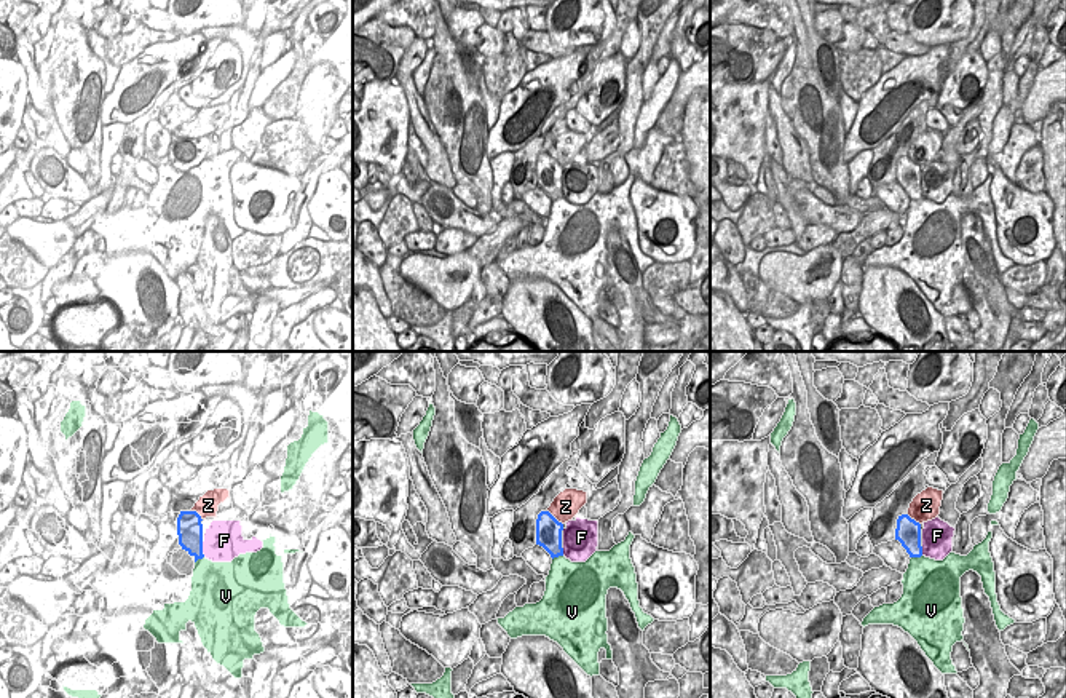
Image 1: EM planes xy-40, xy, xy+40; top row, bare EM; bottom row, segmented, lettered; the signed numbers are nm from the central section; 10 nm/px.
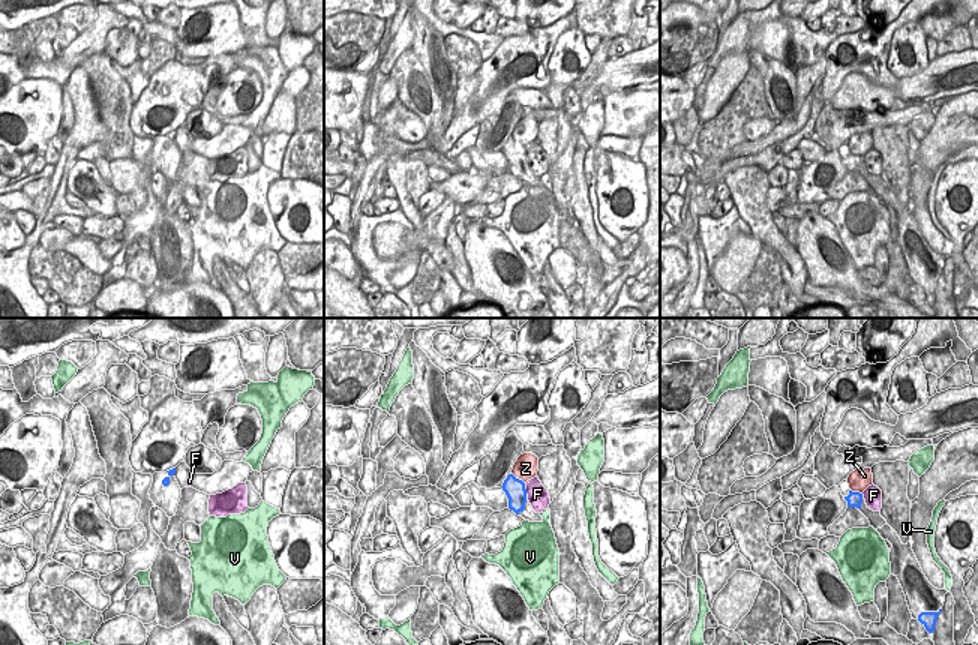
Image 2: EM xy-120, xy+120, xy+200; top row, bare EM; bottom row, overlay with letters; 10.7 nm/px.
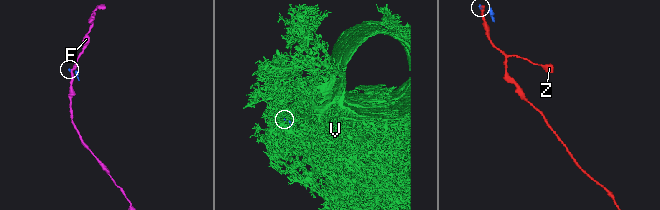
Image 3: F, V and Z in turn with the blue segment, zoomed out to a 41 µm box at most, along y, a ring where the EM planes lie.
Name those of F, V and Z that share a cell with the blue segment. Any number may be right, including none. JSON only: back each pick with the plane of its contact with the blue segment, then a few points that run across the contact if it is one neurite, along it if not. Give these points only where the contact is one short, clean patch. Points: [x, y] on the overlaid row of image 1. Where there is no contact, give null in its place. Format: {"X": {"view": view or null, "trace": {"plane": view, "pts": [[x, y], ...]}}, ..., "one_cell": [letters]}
{"one_cell": []}

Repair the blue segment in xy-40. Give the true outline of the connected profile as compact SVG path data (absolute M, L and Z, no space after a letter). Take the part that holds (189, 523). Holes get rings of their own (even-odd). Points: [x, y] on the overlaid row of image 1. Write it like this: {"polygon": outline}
{"polygon": "M180 511L177 518L177 535L179 545L185 549L190 556L203 559L203 541L204 533L209 529L212 521L233 521L233 519L217 519L217 518L206 518L203 519L196 511Z"}

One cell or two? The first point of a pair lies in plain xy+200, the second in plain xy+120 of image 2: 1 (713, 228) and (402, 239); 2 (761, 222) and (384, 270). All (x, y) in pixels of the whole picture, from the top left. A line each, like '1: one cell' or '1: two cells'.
1: two cells
2: two cells

